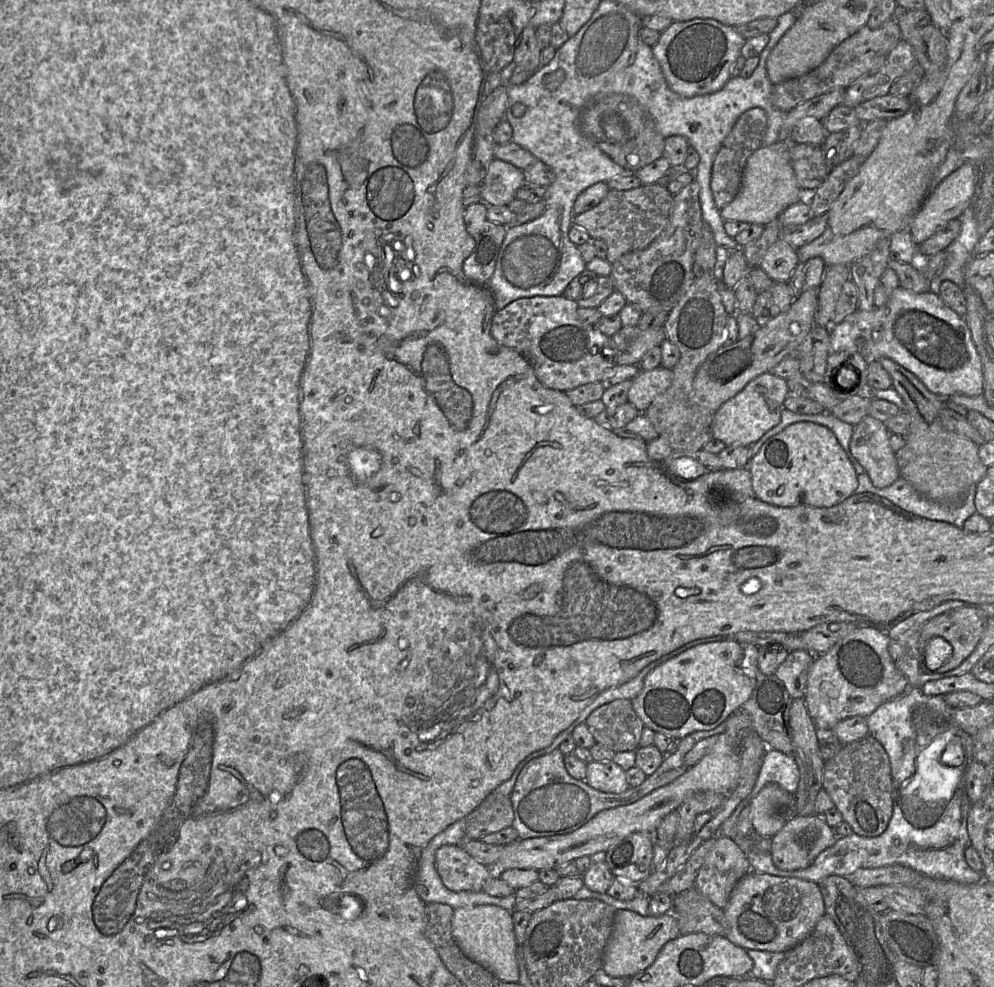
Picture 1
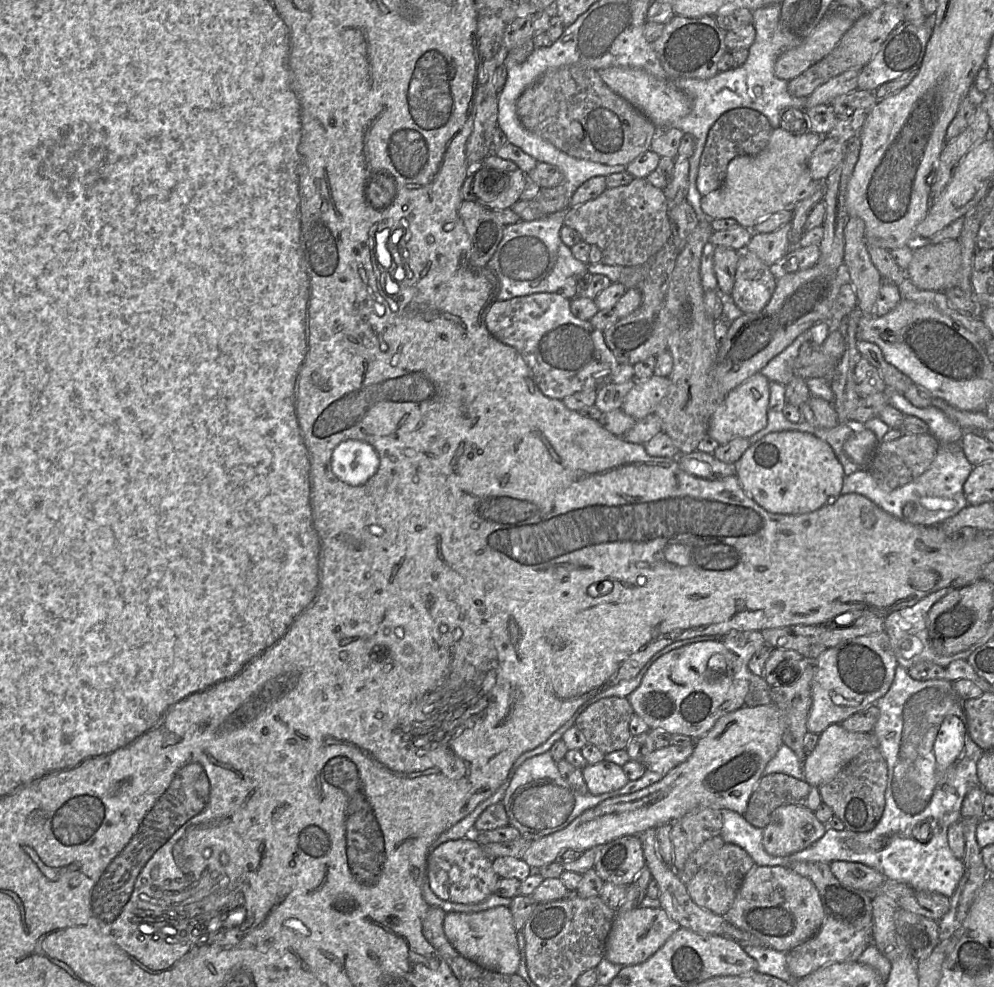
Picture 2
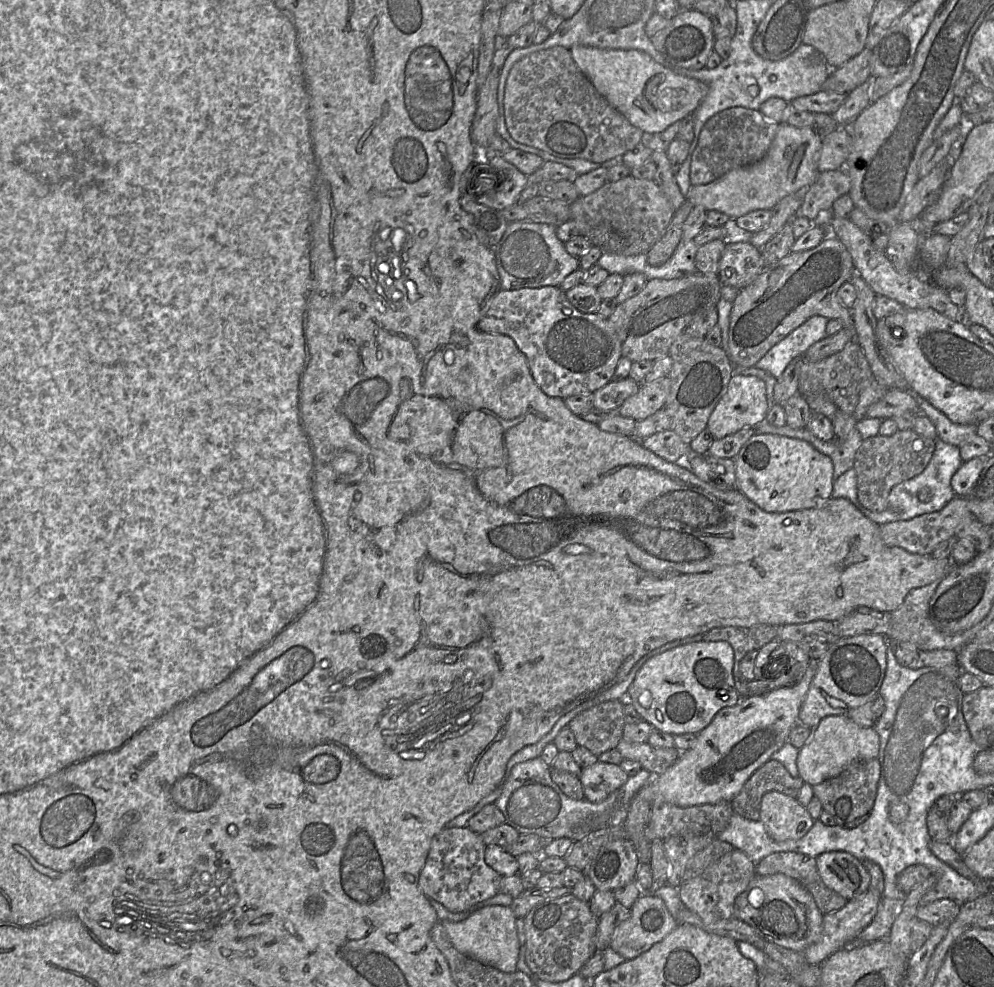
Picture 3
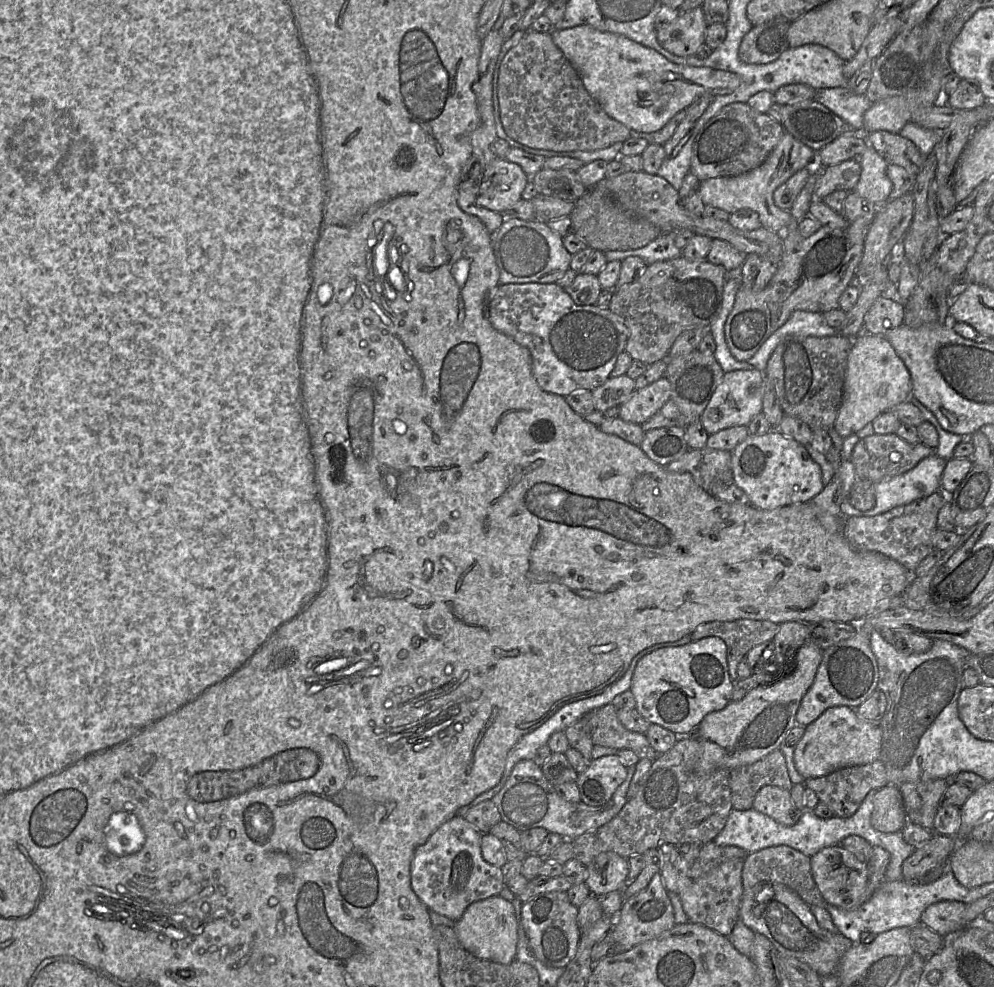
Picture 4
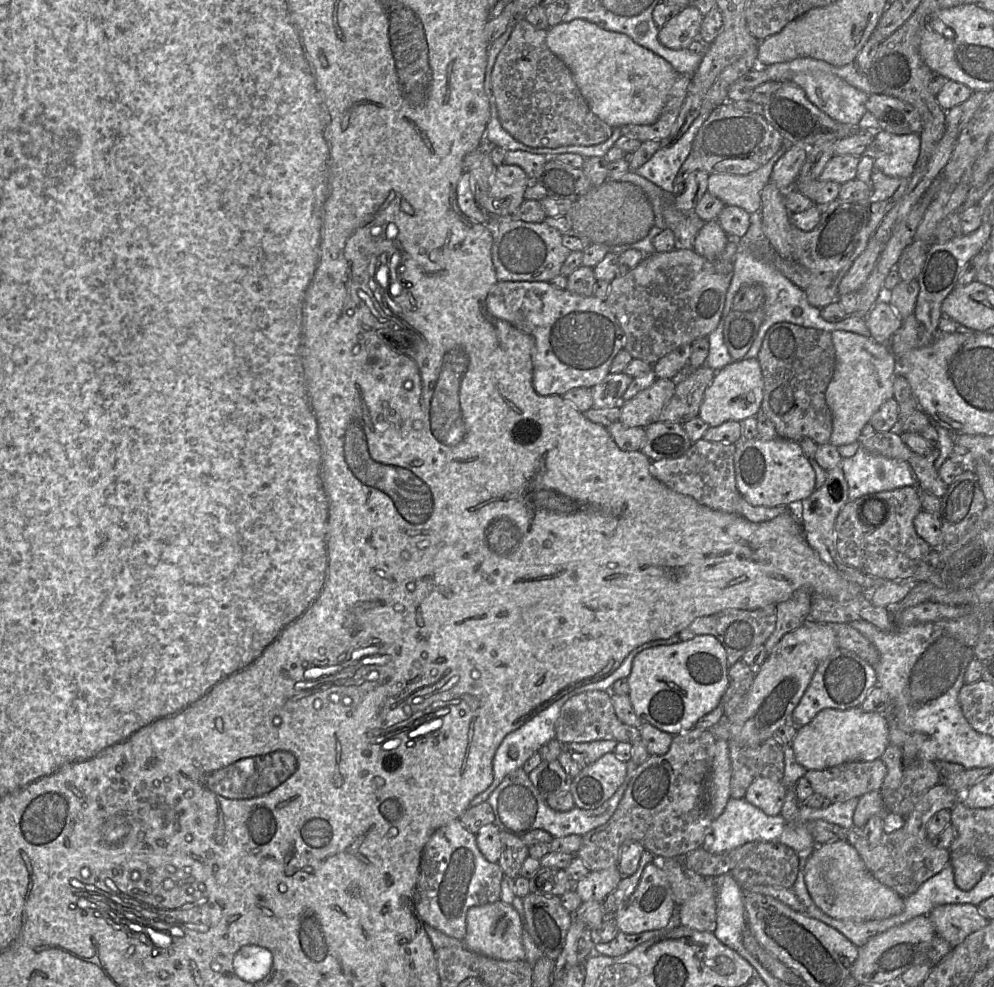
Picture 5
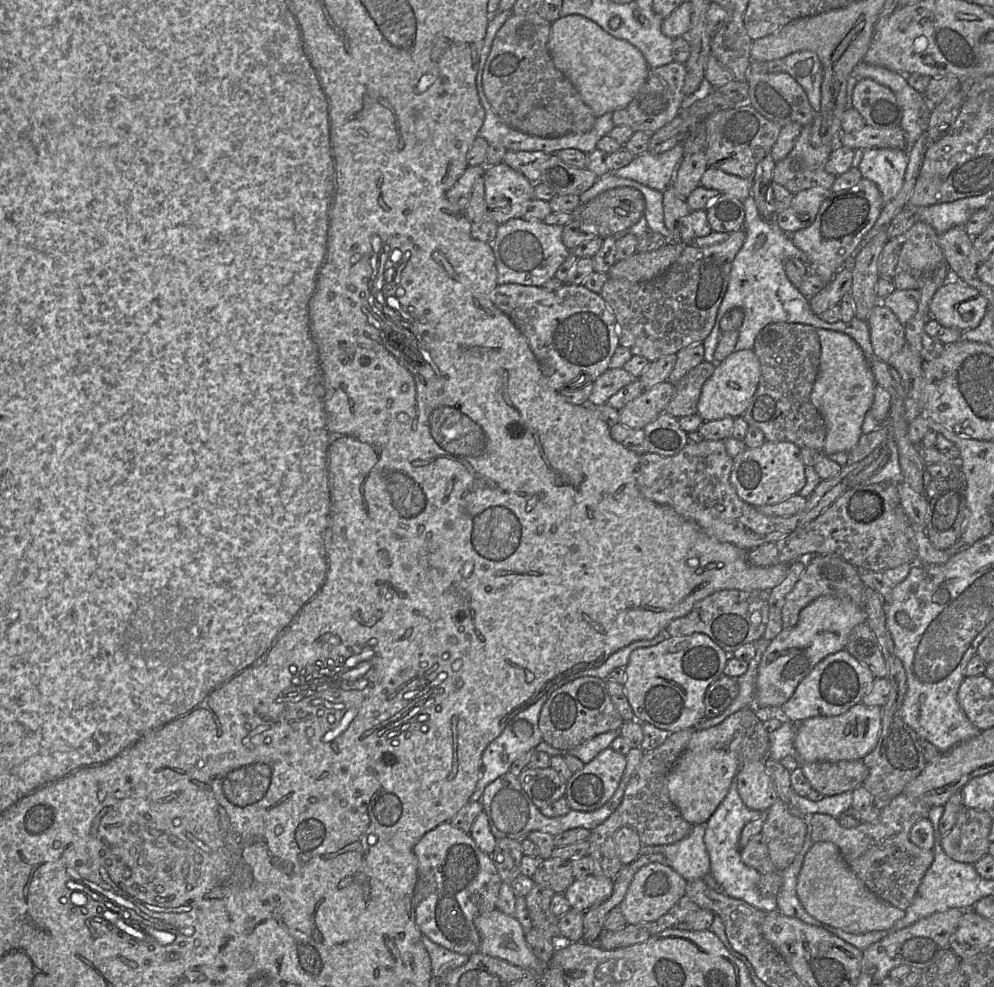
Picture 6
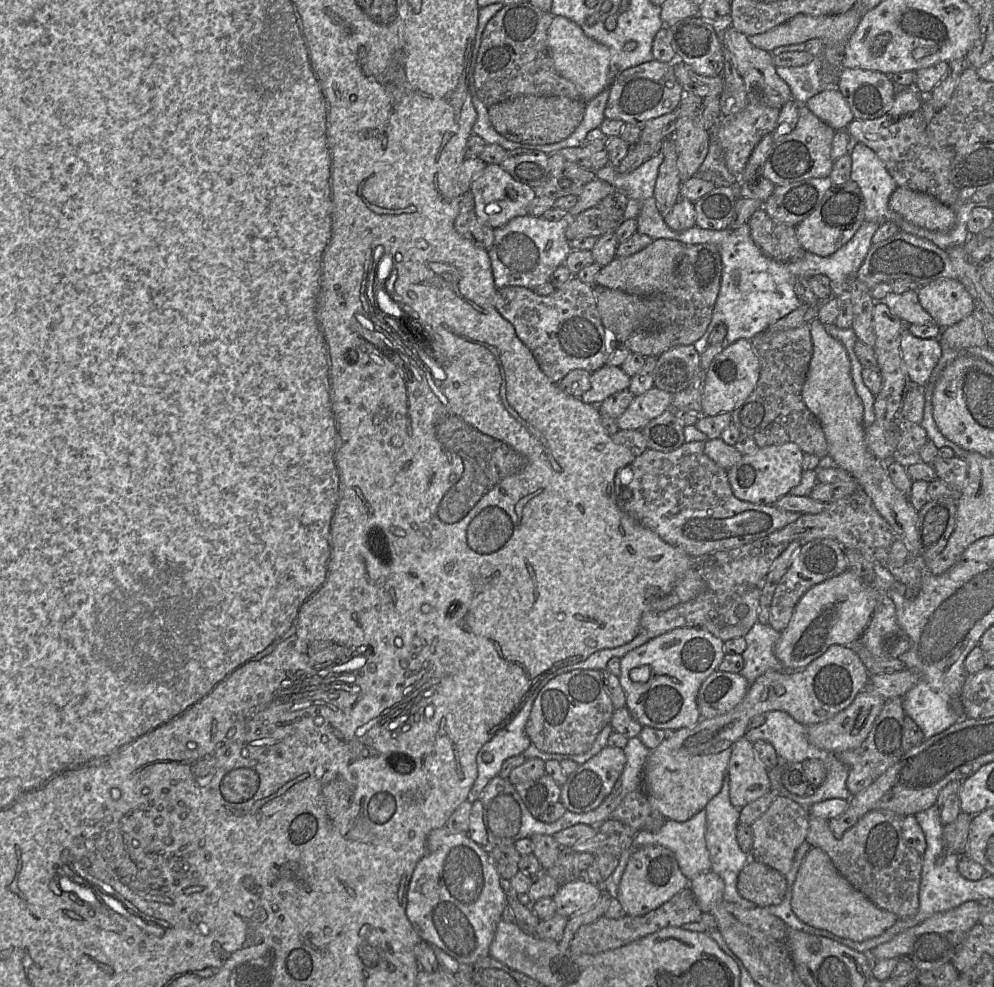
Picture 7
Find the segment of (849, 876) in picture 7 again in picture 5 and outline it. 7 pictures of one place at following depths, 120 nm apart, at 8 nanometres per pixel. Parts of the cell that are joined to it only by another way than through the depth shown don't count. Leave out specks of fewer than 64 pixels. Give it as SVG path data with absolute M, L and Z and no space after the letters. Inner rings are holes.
M939 783L930 788L917 802L913 811L904 817L905 823L902 828L885 833L877 845L870 845L853 829L844 828L844 840L857 850L867 869L879 882L905 899L950 862L950 851L937 848L930 842L927 835L927 823L938 811L951 810L960 799L960 793Z

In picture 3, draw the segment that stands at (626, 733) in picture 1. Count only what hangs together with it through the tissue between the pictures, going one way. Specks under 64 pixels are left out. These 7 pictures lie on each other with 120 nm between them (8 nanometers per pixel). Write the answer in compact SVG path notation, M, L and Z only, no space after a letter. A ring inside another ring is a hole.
M609 700L575 716L568 724L579 746L600 754L614 749L623 737L624 700Z

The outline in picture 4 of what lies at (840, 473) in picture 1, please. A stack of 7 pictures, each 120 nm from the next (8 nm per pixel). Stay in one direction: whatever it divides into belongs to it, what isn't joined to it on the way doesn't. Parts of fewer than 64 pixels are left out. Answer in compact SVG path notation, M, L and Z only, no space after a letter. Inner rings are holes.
M772 429L764 435L751 435L732 454L735 484L748 496L752 506L772 510L797 503L811 502L825 487L822 472L806 448L796 440Z

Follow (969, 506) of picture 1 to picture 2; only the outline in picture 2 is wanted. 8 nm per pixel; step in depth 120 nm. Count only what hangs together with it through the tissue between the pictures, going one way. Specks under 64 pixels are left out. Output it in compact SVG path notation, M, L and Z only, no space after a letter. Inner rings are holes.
M940 443L937 454L929 468L913 481L892 491L881 489L871 474L861 468L855 473L845 476L841 494L856 493L863 495L898 519L914 525L939 525L946 519L955 516L968 505L963 491L963 485L973 470L973 465L965 457L959 443ZM906 504L914 504L914 513L903 517Z

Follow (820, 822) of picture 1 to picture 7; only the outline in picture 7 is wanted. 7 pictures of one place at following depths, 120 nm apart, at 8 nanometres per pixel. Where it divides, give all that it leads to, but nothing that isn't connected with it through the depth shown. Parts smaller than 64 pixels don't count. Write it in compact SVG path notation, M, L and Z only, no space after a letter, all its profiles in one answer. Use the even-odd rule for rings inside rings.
M745 736L733 745L727 773L730 802L738 809L764 796L771 788L768 769Z

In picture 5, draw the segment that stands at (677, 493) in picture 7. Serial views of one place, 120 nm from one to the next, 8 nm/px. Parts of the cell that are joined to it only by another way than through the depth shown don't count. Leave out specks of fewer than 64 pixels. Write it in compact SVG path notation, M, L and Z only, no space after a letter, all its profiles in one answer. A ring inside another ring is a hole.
M700 439L692 443L687 452L678 458L652 461L650 472L668 488L691 496L704 506L721 512L737 513L737 503L742 496L736 486L735 450L736 444Z

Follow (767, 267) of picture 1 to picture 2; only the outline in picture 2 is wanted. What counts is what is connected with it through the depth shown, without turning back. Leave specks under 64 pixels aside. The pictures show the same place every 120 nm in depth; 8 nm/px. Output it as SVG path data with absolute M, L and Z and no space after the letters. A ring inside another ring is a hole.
M787 223L775 231L753 233L747 249L755 253L769 267L781 261L790 251L789 232L791 223Z

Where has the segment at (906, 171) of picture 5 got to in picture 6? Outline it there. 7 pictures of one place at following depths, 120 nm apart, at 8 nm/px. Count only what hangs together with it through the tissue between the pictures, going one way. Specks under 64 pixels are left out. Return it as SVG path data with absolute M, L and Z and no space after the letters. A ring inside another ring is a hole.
M870 148L864 150L858 169L862 178L877 185L883 201L888 203L901 191L908 163L909 154L905 150Z

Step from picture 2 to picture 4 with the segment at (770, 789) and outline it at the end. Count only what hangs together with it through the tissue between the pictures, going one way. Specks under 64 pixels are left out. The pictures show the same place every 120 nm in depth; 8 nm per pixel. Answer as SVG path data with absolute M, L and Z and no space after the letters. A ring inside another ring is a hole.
M775 749L755 763L730 770L729 785L734 809L753 808L755 795L765 785L791 790L794 785L789 777L781 749Z

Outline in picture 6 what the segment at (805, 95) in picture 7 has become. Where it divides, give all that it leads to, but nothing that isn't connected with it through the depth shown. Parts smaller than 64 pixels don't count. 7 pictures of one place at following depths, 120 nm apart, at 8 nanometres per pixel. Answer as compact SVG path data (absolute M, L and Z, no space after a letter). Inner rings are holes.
M808 50L794 52L784 59L784 72L790 74L804 89L812 108L818 112L821 105L823 66L816 53Z

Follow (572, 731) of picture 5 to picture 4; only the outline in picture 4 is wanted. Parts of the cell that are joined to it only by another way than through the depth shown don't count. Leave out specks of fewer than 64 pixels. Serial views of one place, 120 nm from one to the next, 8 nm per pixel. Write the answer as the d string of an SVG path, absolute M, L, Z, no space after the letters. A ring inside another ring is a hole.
M613 703L595 709L592 717L592 741L594 745L630 749L640 758L654 760L659 754L653 749L645 733L630 731L619 721Z

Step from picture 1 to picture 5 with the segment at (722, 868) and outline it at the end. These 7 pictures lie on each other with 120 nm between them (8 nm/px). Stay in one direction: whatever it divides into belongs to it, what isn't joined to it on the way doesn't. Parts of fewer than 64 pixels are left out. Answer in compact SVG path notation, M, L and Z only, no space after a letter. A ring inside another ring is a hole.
M711 879L680 905L680 921L686 928L714 932L717 926L716 888Z

